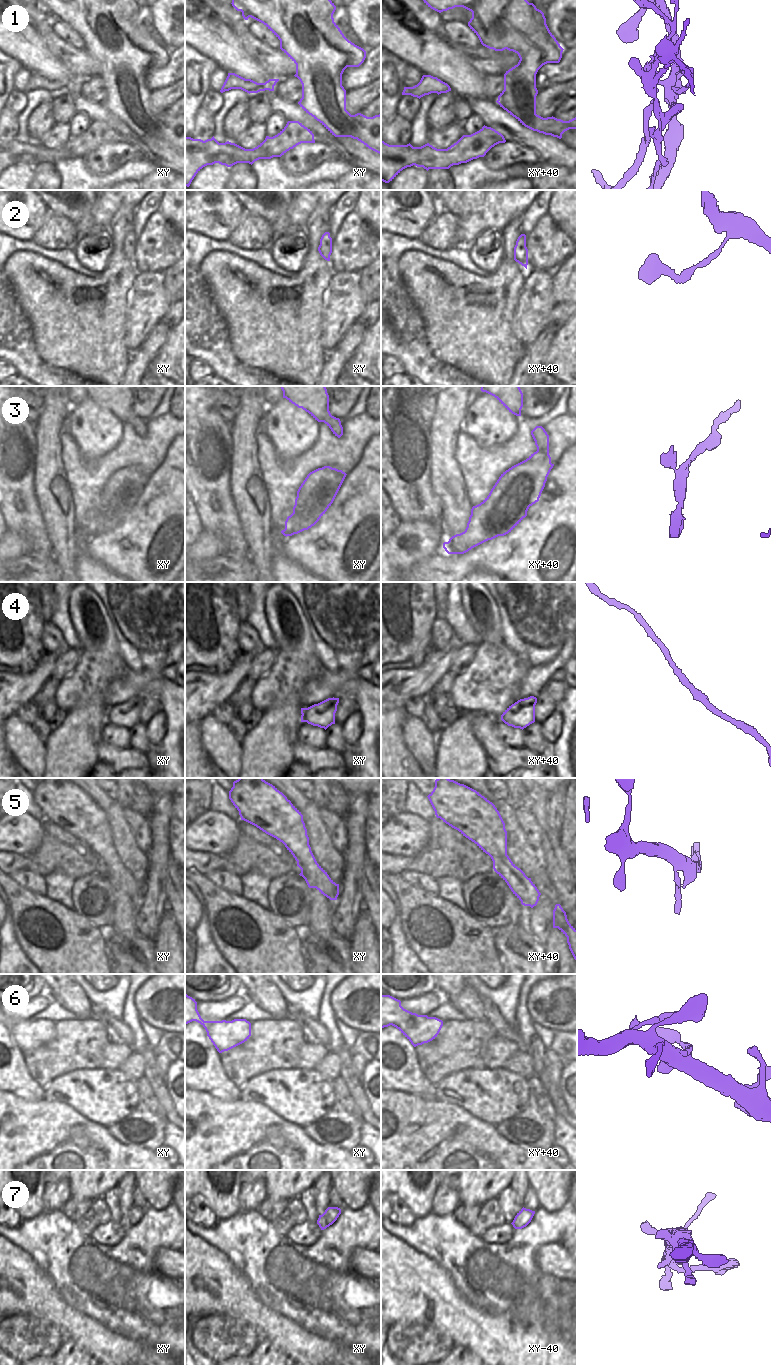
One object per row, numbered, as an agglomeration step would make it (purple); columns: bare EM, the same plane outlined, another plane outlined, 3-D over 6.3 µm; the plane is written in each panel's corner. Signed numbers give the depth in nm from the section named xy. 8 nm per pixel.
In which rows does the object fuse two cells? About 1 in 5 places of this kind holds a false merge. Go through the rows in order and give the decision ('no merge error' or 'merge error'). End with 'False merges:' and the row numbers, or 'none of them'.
1: merge error
2: no merge error
3: no merge error
4: no merge error
5: no merge error
6: no merge error
7: no merge error
False merges: 1

